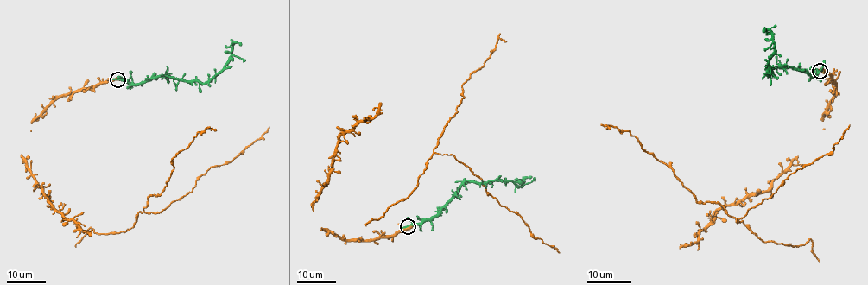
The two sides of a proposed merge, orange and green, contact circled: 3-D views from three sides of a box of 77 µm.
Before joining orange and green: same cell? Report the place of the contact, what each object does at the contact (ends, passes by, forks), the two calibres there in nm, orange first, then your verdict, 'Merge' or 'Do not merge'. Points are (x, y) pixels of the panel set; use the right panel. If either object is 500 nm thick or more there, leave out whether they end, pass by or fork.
Place: (820, 71). Thickness 550 nm (orange) against 240 nm. Merge

